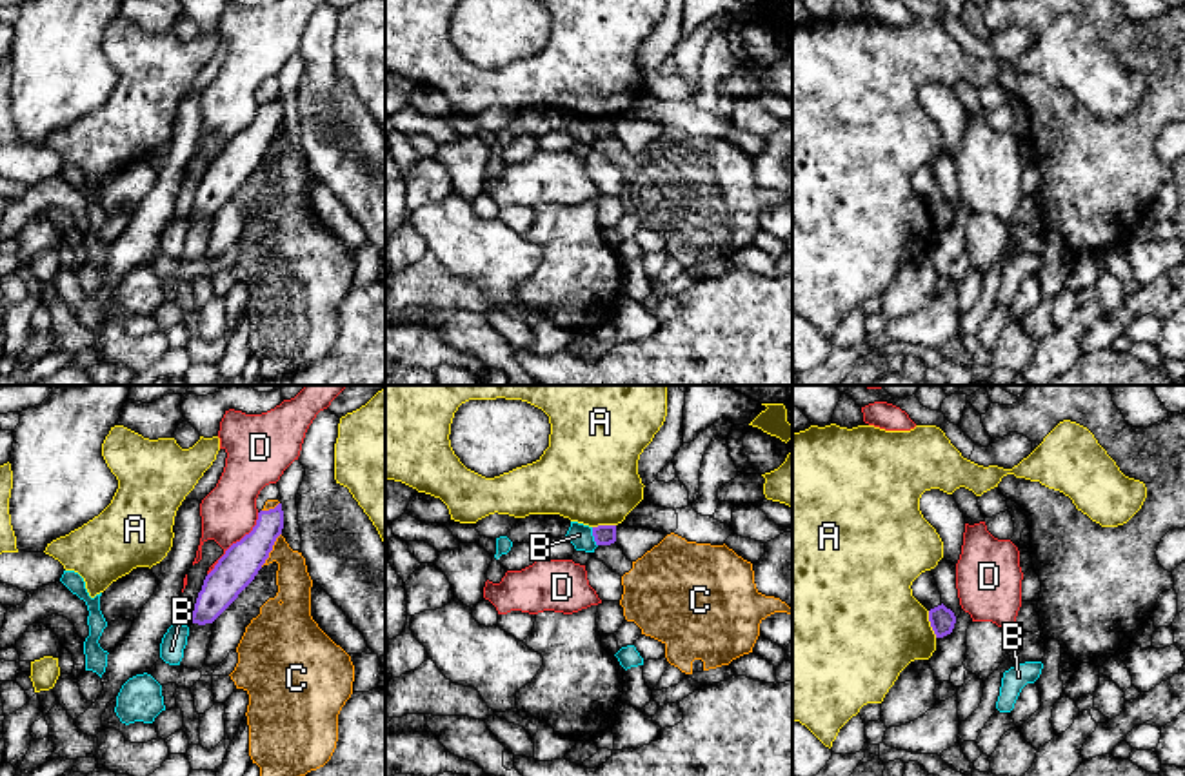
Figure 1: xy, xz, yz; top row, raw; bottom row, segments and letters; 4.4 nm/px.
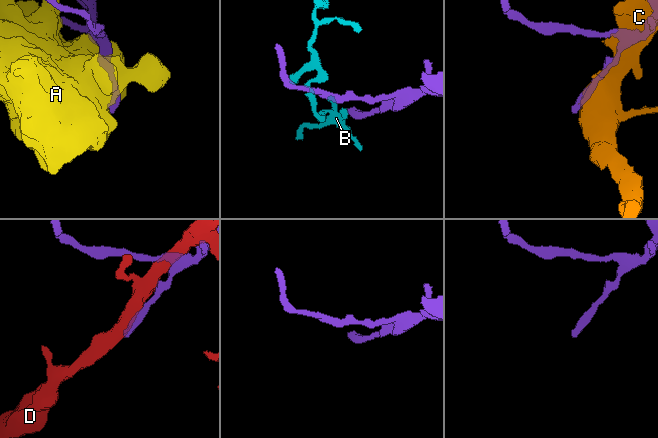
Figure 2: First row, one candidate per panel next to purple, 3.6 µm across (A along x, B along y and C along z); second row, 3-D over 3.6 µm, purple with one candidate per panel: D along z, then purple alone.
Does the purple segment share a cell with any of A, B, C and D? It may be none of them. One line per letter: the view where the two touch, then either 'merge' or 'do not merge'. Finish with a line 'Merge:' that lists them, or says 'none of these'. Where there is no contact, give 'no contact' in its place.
A: meets purple in yz; do not merge
B: meets purple in xz; do not merge
C: meets purple in xy; do not merge
D: meets purple in xy; do not merge
Merge: none of these

